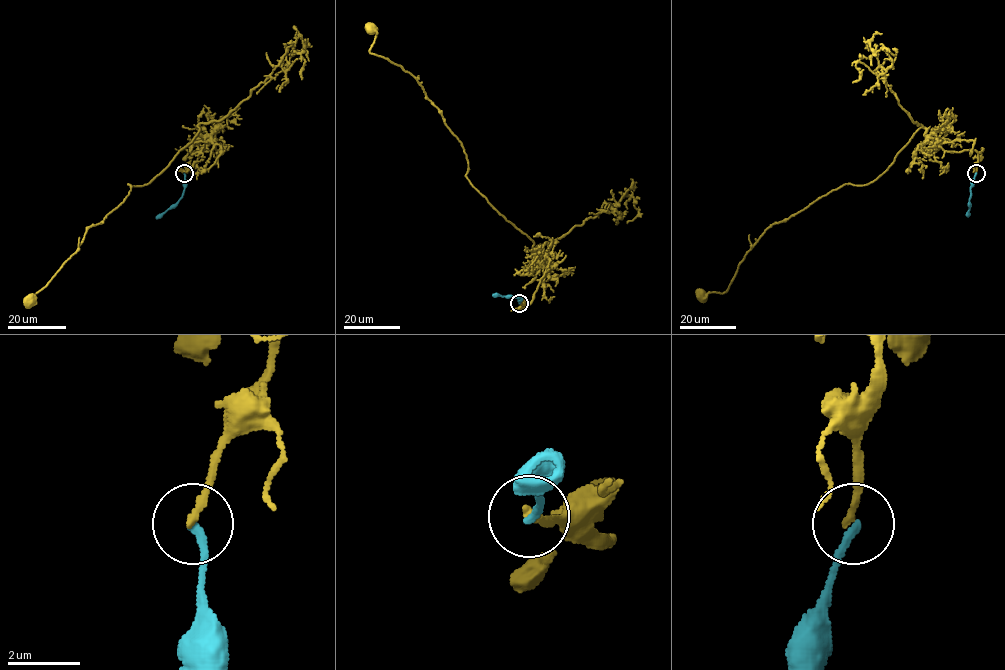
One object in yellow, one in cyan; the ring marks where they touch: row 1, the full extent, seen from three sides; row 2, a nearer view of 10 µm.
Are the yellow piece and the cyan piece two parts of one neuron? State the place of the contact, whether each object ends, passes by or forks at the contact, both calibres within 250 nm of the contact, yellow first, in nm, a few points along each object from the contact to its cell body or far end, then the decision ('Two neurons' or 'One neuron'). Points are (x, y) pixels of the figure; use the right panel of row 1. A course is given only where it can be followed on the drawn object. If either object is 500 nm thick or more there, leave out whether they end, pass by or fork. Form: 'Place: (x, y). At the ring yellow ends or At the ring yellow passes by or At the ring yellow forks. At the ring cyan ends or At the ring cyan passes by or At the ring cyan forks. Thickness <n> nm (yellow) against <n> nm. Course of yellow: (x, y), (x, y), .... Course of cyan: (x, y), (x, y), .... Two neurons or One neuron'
Place: (976, 173). At the ring yellow ends. At the ring cyan ends. Thickness 200 nm (yellow) against 240 nm. Course of yellow: (976, 172), (975, 151), (943, 150), (921, 127), (874, 181), (842, 185), (775, 222), (725, 292), (701, 295). Course of cyan: (976, 173), (970, 188), (968, 217). Two neurons

